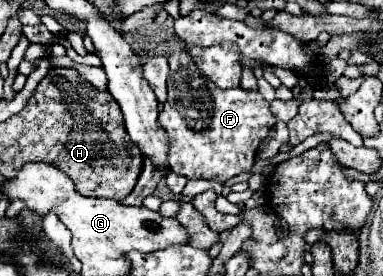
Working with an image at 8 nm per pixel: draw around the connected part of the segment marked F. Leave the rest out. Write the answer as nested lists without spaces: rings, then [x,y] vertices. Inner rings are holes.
[[[186,50],[168,56],[168,100],[160,112],[160,128],[168,134],[170,170],[192,178],[204,178],[224,184],[240,172],[252,168],[260,142],[278,122],[270,112],[270,102],[260,92],[242,88],[220,90],[196,68]]]

